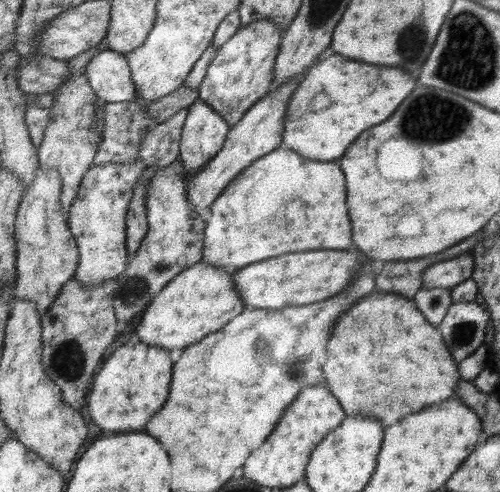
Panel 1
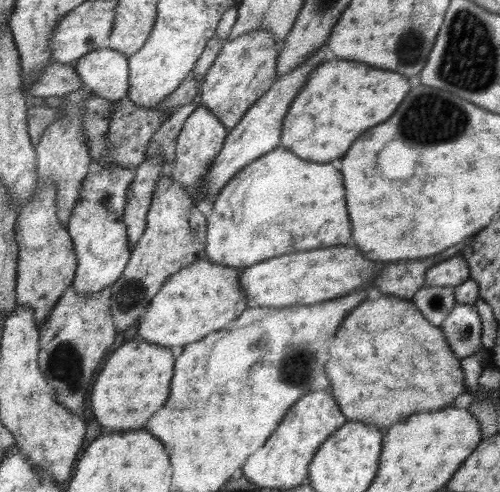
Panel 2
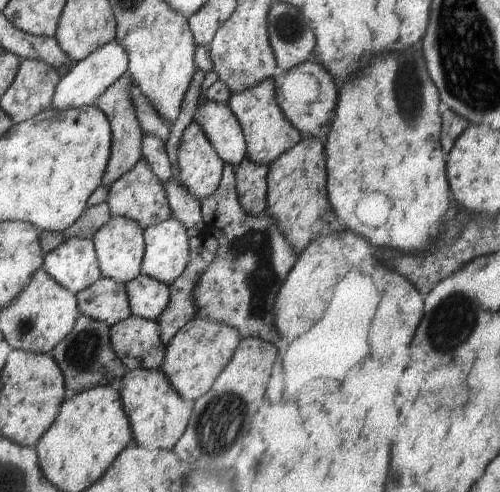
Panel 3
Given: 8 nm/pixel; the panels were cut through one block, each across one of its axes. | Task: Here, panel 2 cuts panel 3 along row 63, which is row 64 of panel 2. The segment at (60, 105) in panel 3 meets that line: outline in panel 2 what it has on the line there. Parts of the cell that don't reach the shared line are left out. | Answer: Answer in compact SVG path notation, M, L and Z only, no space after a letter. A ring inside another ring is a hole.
M108 46L75 62L79 78L97 97L120 101L129 96L129 57Z

